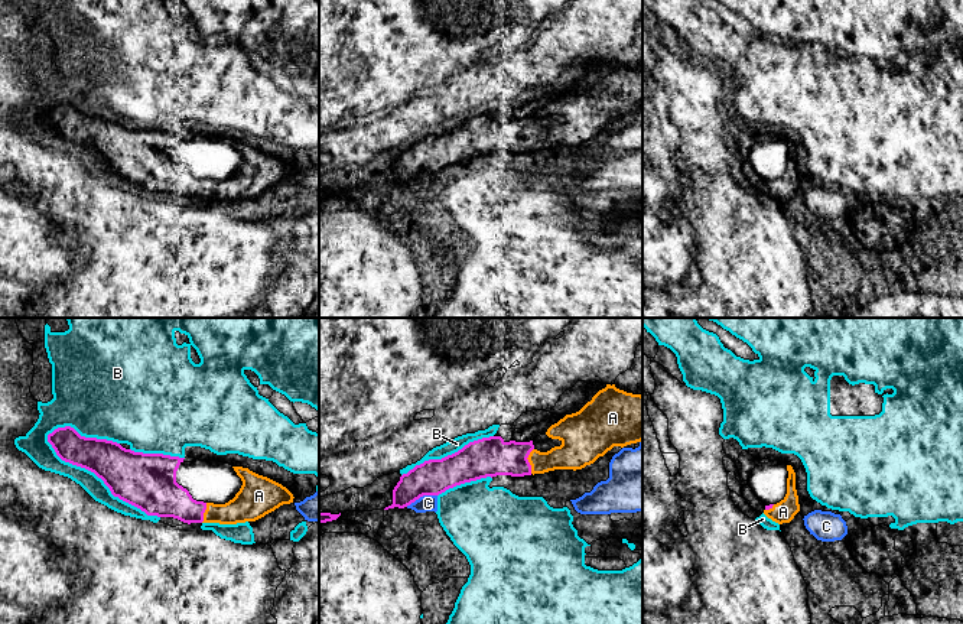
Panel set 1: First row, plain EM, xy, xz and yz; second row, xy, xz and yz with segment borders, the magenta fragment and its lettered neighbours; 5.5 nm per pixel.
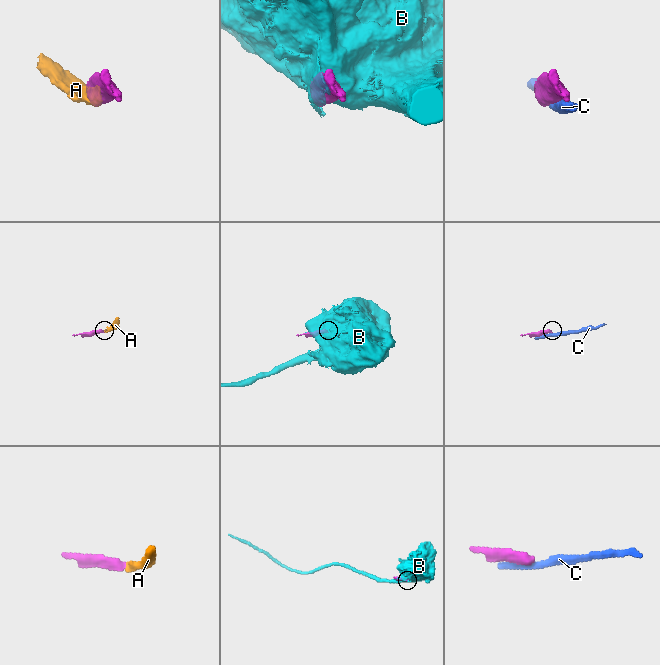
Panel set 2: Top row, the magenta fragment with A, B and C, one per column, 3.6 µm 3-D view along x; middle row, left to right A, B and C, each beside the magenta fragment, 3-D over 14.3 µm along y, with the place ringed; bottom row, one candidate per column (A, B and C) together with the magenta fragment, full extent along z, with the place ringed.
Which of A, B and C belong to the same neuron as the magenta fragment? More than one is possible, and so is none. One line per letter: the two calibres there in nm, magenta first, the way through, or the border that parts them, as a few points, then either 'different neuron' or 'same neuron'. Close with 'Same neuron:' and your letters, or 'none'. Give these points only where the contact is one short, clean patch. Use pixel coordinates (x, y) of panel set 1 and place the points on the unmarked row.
A: 220/160 nm | same neuron
B: 300/110 nm | different neuron
C: 200/100 nm | along xz (436, 171), (423, 171), (406, 182) | different neuron
Same neuron: A

